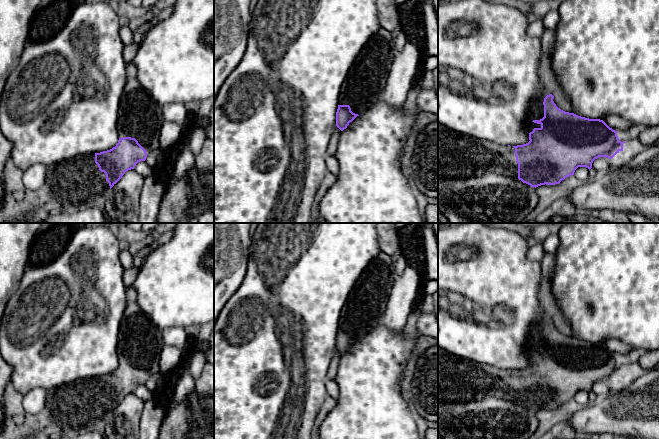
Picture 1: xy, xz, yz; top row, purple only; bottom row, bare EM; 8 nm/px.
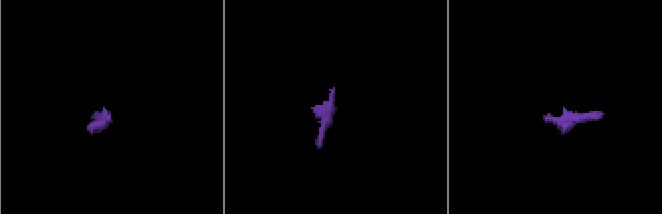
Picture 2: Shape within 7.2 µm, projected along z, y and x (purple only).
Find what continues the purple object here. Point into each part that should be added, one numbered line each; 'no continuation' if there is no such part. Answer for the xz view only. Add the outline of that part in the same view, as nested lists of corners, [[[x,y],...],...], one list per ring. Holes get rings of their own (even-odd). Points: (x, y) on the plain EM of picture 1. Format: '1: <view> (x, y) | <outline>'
1: xz (365, 307) | [[[379,253],[353,287],[339,329],[349,329],[353,337],[360,339],[381,323],[395,277],[391,256]]]

